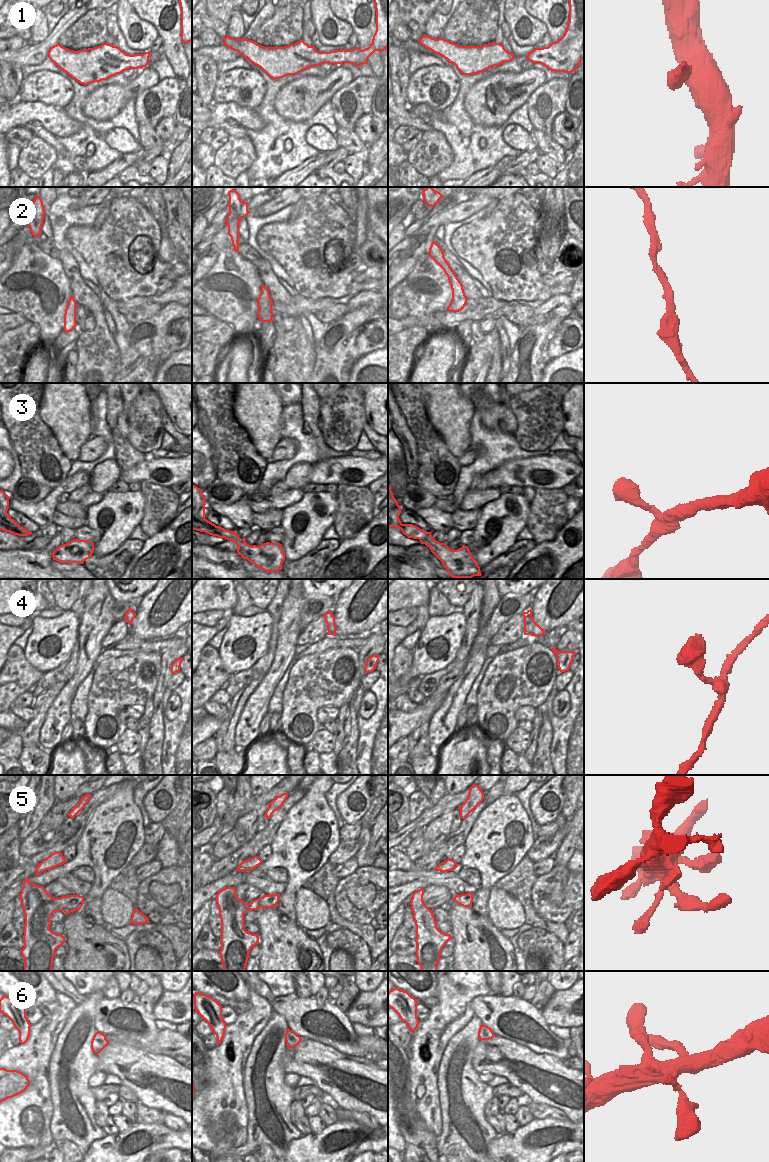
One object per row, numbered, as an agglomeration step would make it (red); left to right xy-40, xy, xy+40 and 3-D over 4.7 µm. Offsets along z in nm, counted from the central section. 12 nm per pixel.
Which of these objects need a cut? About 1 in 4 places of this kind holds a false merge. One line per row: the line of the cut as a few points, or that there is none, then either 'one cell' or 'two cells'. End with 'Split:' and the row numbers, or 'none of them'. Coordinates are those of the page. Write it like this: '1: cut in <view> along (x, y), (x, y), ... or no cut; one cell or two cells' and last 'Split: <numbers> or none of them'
1: no cut; one cell
2: no cut; one cell
3: no cut; one cell
4: no cut; one cell
5: no cut; one cell
6: no cut; one cell
Split: none of them

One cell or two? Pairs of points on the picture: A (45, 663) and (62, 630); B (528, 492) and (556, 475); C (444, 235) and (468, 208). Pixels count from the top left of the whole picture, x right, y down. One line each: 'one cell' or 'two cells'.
A: one cell
B: two cells
C: two cells

